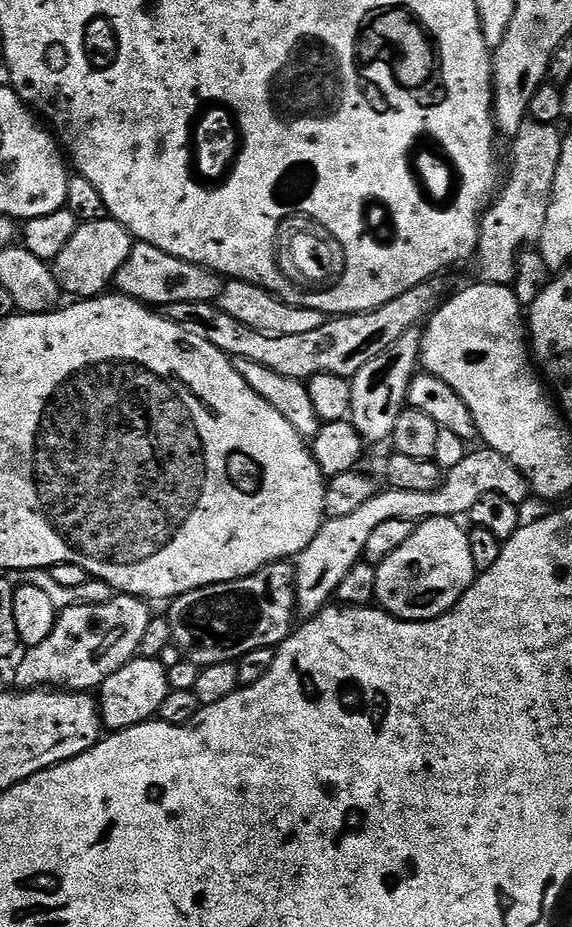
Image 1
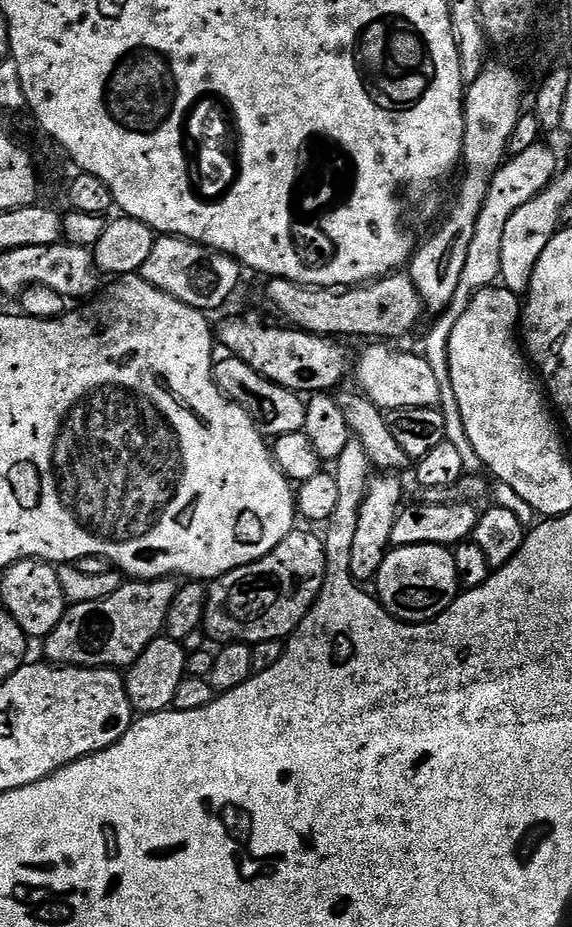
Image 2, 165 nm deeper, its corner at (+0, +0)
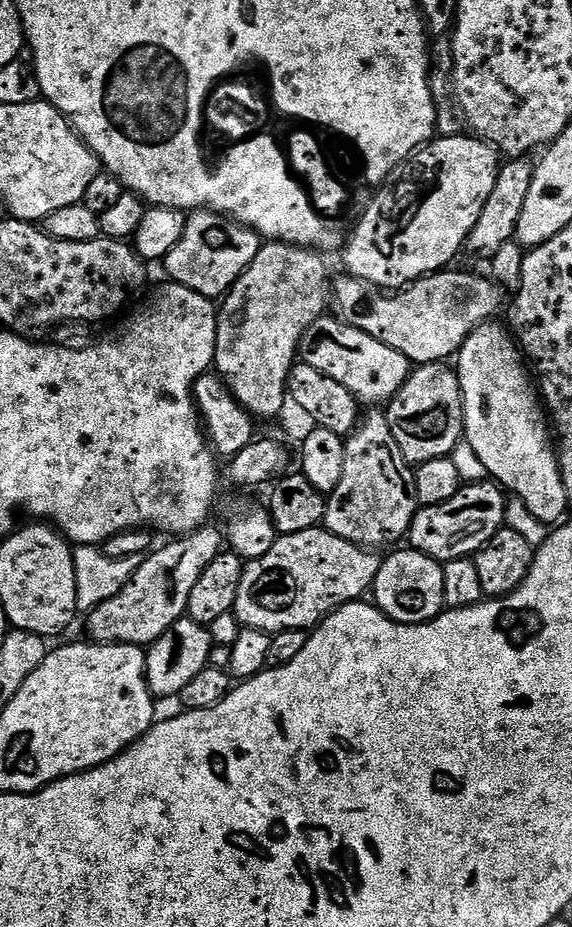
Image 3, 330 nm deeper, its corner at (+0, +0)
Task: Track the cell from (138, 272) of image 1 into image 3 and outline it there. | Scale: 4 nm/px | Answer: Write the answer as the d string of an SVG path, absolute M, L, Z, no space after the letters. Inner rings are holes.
M192 210L187 213L178 246L174 246L174 250L164 256L162 267L168 271L167 279L171 283L181 284L186 286L186 290L194 290L209 298L220 298L229 292L238 277L250 266L250 262L254 262L254 254L258 254L261 243L262 238L253 228L237 224L235 220L229 220L219 212Z

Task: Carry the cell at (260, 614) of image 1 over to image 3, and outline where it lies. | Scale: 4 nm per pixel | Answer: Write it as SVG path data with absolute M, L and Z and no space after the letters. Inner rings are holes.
M323 526L289 536L277 535L270 550L245 563L242 582L238 582L238 598L234 609L236 620L240 626L269 634L299 628L311 630L343 604L359 601L363 597L360 595L375 585L382 563L381 557L376 556L379 555L375 551L346 542Z

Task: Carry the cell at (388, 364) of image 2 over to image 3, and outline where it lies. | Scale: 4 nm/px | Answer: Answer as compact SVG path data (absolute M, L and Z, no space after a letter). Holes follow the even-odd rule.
M332 314L321 316L318 322L314 322L314 326L310 326L310 330L306 330L306 334L302 334L298 356L303 363L314 366L314 370L322 370L326 378L334 378L334 382L342 382L342 386L346 386L346 390L350 390L350 394L354 394L357 401L364 406L380 406L391 401L392 397L398 394L398 390L402 390L414 367L412 361L406 358L406 354L398 354L398 350L378 342L378 338L370 338L370 334L345 324L343 320Z

